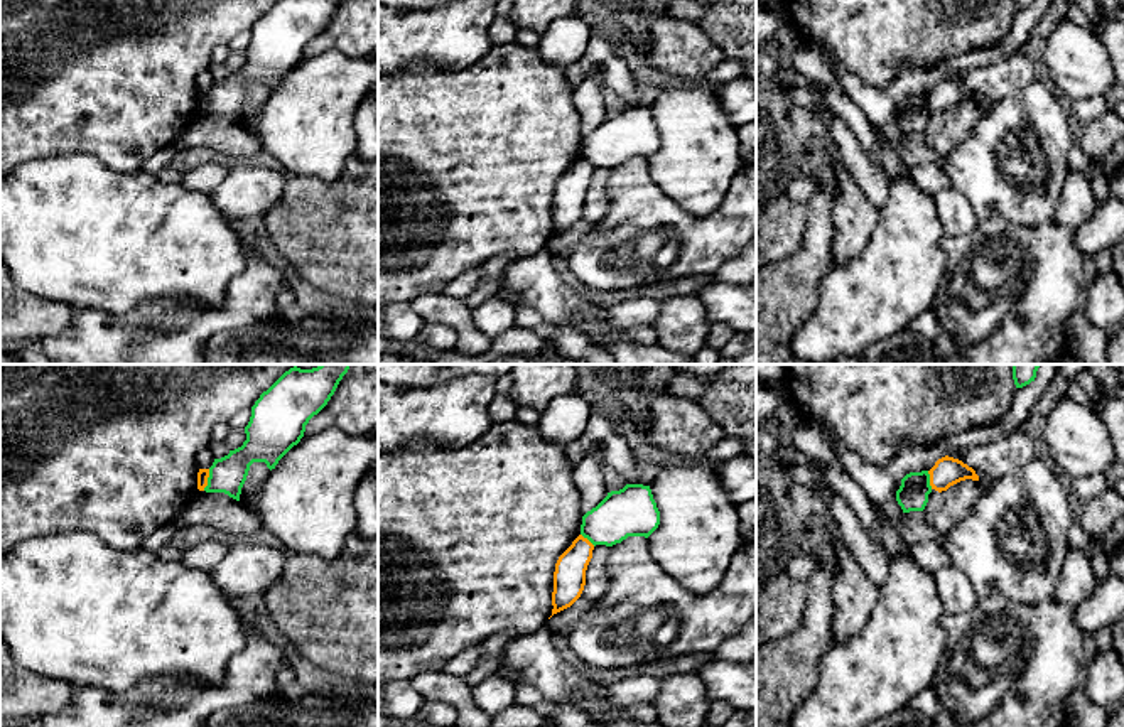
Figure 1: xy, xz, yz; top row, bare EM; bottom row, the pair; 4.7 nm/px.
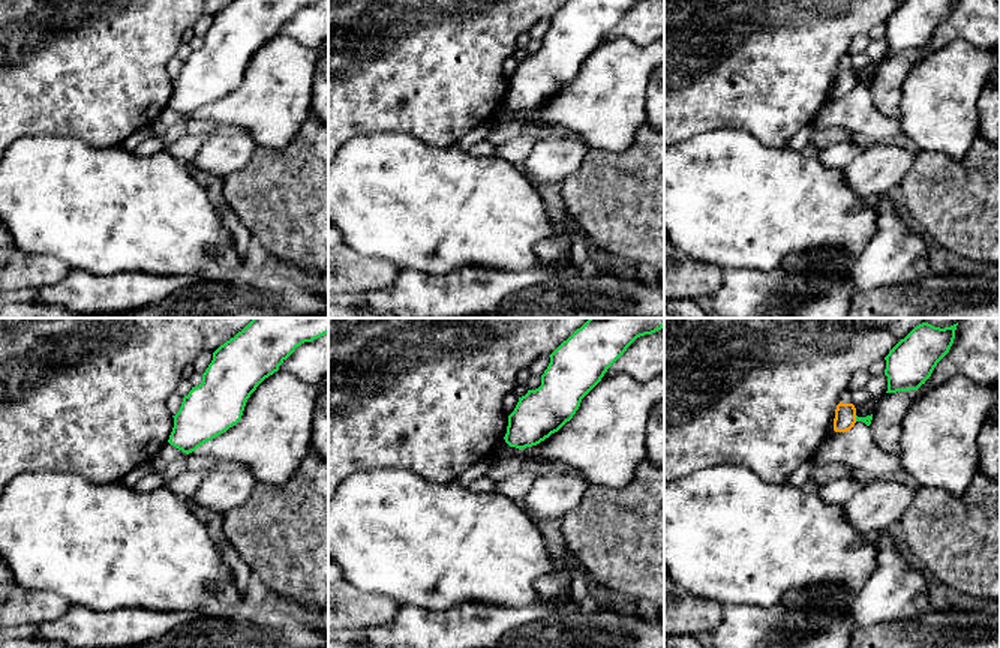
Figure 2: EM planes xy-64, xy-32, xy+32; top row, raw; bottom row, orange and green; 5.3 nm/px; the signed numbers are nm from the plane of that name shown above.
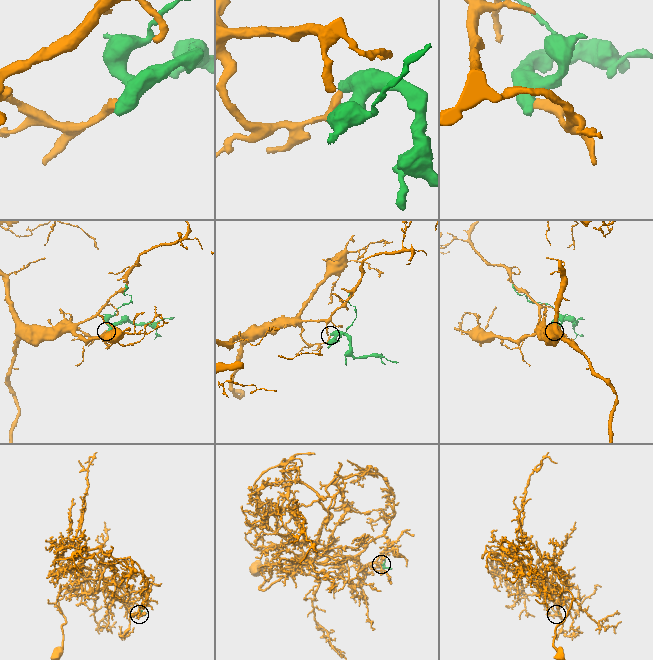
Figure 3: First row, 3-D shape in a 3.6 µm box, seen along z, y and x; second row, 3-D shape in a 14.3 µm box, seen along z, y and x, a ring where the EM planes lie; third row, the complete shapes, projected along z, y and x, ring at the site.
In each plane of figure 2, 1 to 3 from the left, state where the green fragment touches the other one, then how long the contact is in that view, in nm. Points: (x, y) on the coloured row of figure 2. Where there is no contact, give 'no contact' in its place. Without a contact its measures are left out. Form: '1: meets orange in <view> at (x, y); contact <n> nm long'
1: no contact
2: no contact
3: meets orange in xy+32 at (855, 419); contact 30 nm long

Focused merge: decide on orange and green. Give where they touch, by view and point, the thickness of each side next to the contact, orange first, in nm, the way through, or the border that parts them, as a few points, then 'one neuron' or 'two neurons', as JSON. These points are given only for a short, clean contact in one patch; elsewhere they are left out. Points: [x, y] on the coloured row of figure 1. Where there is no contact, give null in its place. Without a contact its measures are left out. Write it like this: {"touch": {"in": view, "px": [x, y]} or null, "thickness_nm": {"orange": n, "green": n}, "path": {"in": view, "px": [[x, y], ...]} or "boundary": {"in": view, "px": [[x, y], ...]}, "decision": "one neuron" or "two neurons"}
{"touch": {"in": "xy", "px": [206, 479]}, "thickness_nm": {"orange": 60, "green": 170}, "boundary": {"in": "xy", "px": [[210, 469], [203, 490]]}, "decision": "two neurons"}

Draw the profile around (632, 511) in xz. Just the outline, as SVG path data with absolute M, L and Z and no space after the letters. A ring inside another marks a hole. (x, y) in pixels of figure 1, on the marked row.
M626 484L582 516L581 535L594 547L613 547L628 536L648 538L658 525L660 511L650 486Z

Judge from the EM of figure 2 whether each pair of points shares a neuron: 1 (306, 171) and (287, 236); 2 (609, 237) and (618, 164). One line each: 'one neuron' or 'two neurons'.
1: one neuron
2: one neuron

